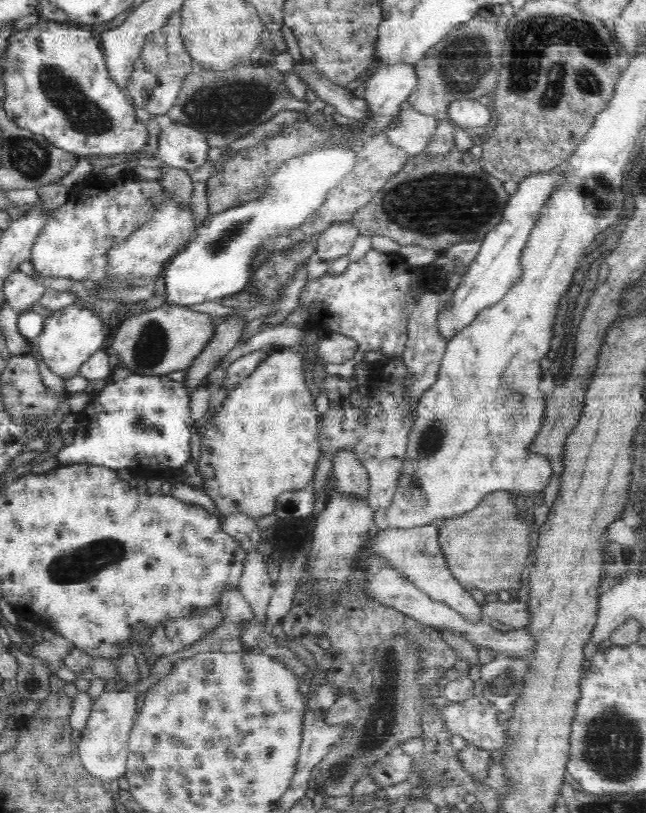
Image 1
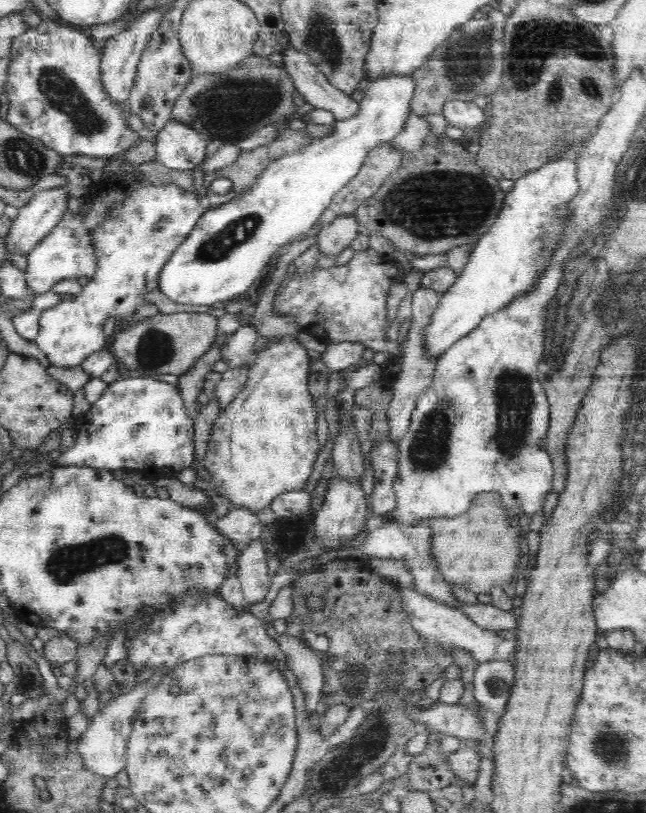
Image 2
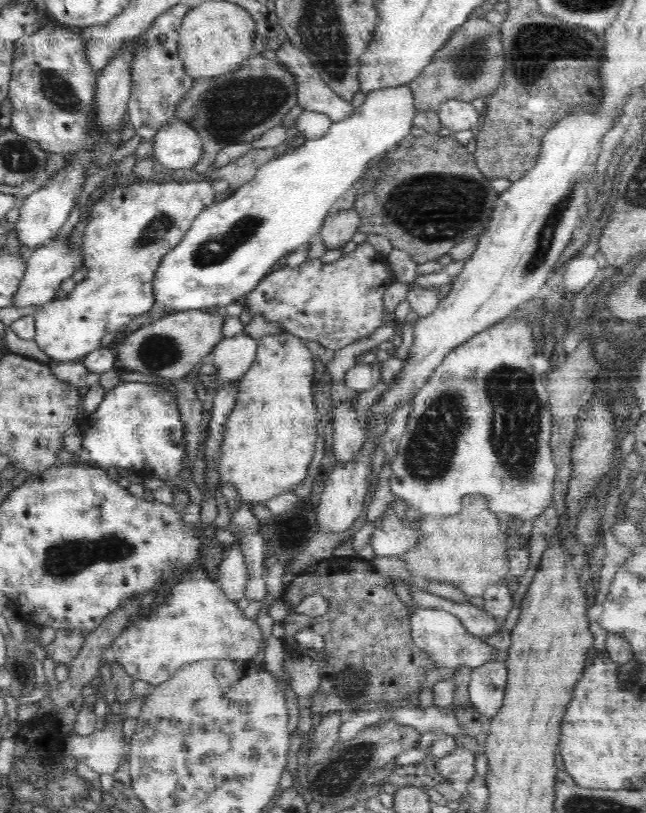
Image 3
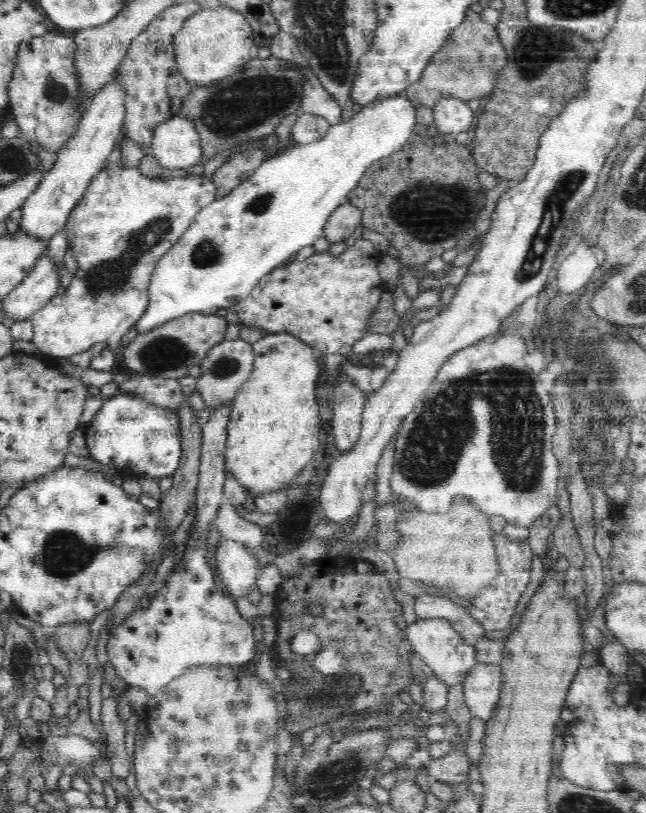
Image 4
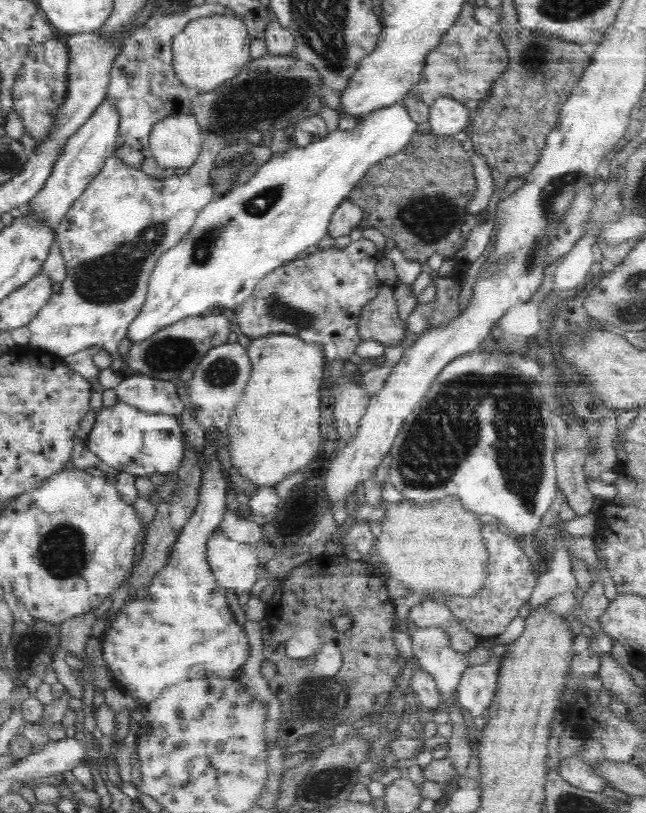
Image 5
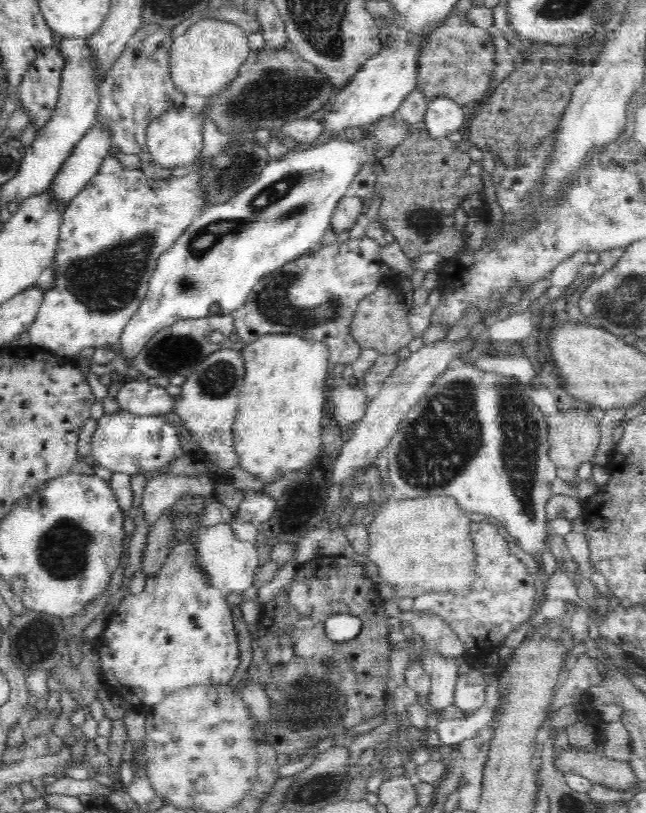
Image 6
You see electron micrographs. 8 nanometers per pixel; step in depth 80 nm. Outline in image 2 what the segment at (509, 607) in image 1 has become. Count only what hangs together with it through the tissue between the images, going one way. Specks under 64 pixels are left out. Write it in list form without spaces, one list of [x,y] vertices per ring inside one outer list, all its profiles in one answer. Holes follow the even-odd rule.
[[[477,603],[476,605],[458,605],[457,610],[464,613],[474,624],[488,631],[500,631],[516,628],[519,612],[502,612],[491,604]]]

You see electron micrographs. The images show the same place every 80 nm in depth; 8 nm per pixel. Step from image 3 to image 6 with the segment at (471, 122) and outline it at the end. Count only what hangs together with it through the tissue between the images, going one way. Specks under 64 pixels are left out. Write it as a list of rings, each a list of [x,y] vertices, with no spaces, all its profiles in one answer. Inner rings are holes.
[[[434,98],[428,103],[423,123],[430,138],[450,135],[467,122],[464,110],[450,98]]]

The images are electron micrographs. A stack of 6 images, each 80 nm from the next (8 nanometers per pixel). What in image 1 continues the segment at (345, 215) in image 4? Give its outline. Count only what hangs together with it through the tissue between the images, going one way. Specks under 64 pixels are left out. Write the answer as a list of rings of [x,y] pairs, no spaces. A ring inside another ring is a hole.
[[[352,221],[331,224],[321,232],[317,240],[314,259],[328,263],[348,255],[358,235],[358,229]]]

